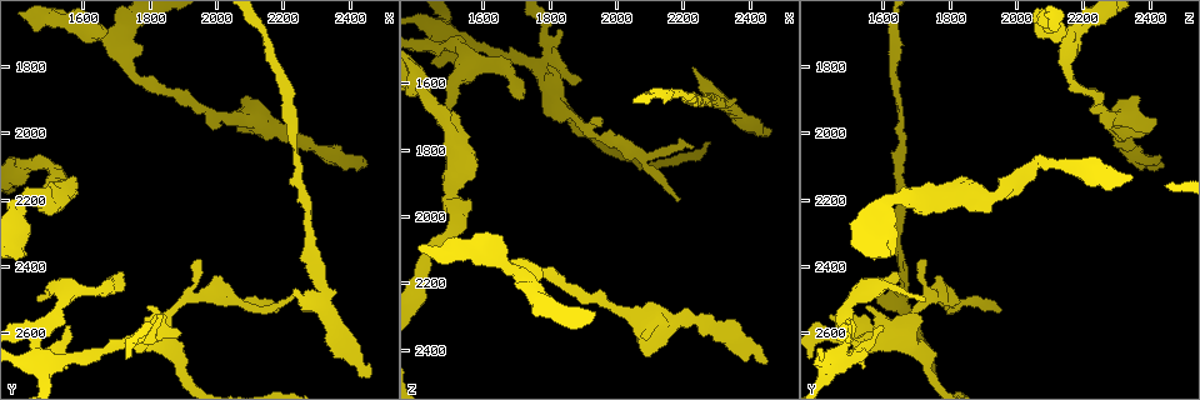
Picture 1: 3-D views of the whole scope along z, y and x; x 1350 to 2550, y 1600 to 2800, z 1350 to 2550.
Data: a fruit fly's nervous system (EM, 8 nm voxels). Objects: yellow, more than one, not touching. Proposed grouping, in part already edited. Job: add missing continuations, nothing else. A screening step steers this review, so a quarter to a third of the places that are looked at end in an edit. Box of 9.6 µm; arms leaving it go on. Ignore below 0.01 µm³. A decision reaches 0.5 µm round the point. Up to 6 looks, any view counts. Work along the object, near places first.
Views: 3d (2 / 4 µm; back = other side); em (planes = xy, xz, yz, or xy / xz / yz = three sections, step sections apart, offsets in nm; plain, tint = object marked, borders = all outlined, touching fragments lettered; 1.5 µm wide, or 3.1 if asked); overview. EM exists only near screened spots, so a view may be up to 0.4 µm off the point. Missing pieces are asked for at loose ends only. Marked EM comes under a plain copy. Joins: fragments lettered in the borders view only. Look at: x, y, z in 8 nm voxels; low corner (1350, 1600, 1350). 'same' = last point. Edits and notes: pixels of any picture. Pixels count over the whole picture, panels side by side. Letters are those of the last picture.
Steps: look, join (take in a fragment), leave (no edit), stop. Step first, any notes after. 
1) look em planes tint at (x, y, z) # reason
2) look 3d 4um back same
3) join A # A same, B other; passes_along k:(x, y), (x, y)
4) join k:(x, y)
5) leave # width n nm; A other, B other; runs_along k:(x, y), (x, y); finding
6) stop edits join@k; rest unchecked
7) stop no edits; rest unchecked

look em planes borders at (2450, 2100, 2440) # branch stops here

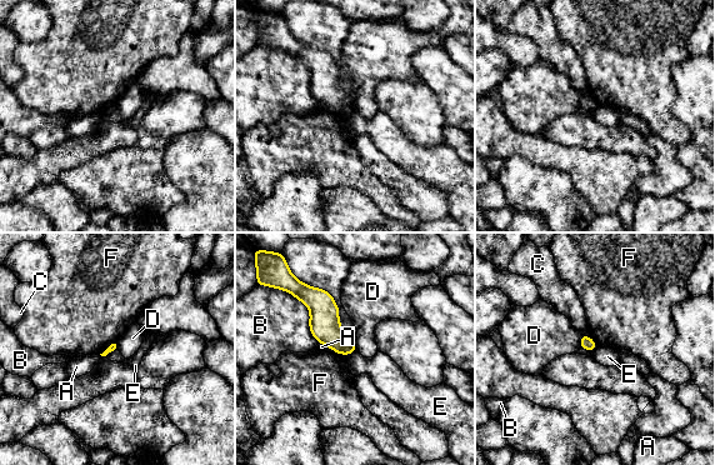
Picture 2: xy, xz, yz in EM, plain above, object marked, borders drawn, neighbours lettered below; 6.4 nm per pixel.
leave # A other, B other, C other, D other, E other, F other; none of them fits

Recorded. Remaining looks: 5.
look 3d 4um at (2190, 2540, 1950)

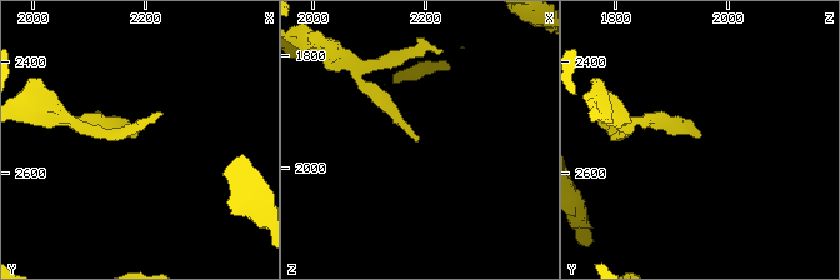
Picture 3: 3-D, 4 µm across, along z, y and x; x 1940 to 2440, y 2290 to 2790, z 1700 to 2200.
look em planes borders at (2185, 2530, 1950) # shape alone is not enough

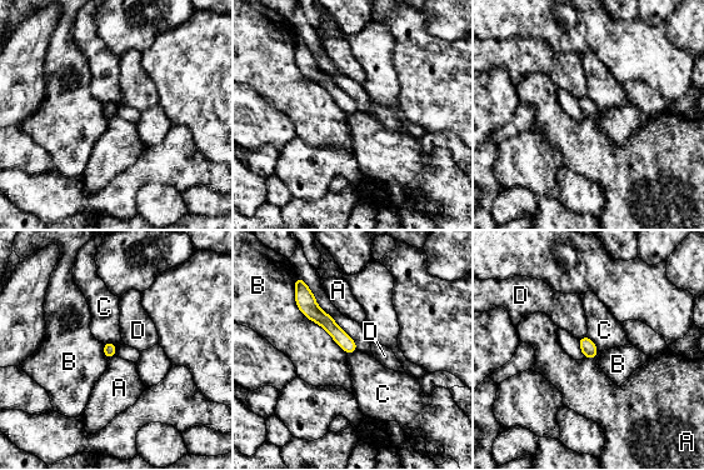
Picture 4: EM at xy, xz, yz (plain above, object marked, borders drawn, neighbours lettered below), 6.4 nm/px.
leave # A other, B other, C other, D other; none of them fits

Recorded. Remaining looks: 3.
look em planes borders at (1460, 2490, 1720) # an open end

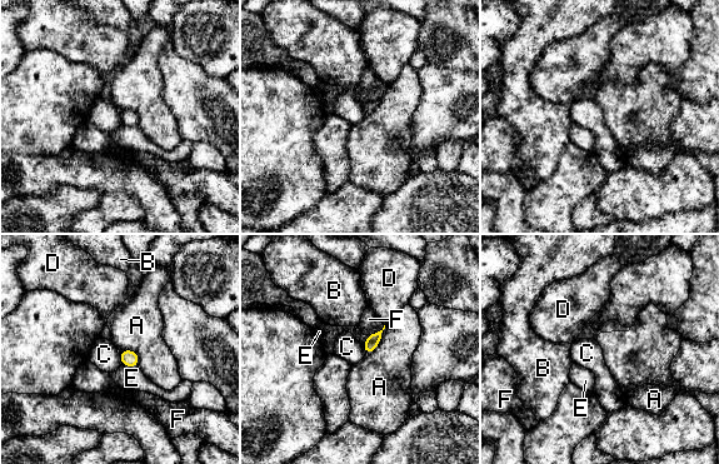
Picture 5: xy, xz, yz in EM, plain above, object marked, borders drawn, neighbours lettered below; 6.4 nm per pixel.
leave # width 80 nm; A other, B other, C other, D other, E other, F other; border 5:(385, 327), (378, 345), (367, 353); none of them fits

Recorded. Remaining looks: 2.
stop no edits; rest unchecked

